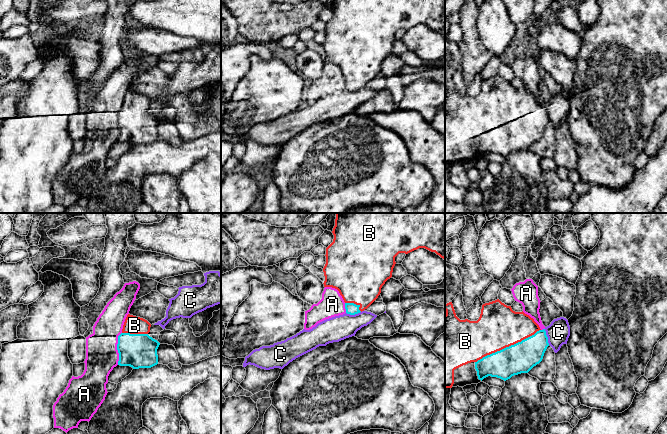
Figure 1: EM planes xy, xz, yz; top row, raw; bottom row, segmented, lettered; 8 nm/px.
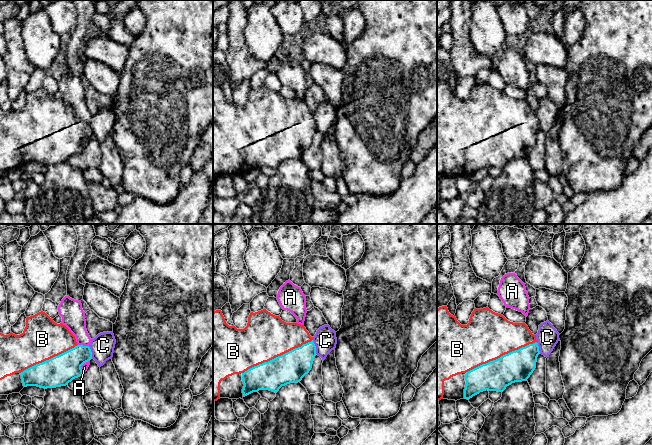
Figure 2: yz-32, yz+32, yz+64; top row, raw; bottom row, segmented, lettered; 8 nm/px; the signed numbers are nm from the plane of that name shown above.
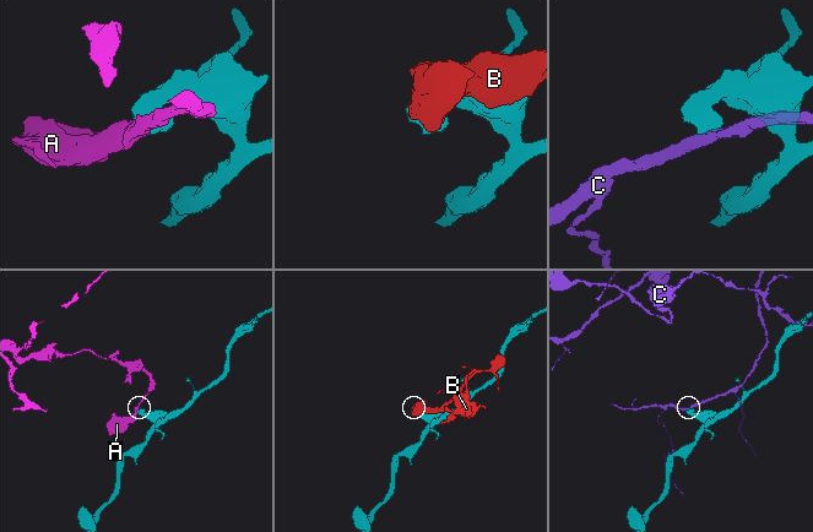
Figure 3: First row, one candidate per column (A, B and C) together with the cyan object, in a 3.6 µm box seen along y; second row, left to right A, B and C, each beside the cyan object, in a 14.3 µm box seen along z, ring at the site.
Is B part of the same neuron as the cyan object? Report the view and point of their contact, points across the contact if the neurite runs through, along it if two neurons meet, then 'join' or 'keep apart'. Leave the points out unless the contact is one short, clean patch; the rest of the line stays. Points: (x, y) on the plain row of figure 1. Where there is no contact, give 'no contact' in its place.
yz (507, 123) | join

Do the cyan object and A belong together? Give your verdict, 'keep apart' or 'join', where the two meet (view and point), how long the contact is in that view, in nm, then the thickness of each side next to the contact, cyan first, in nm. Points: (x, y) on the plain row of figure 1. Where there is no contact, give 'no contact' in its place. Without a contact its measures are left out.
keep apart | xy (117, 124) | 260 nm | 280/260 nm

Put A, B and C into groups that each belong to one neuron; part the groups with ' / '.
A / B / C

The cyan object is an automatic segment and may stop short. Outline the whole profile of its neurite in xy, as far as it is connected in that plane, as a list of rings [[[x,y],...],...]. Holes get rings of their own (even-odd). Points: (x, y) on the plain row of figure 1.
[[[127,91],[122,109],[118,112],[118,141],[139,145],[158,140],[157,125],[160,119],[148,111],[150,103],[147,96]]]

